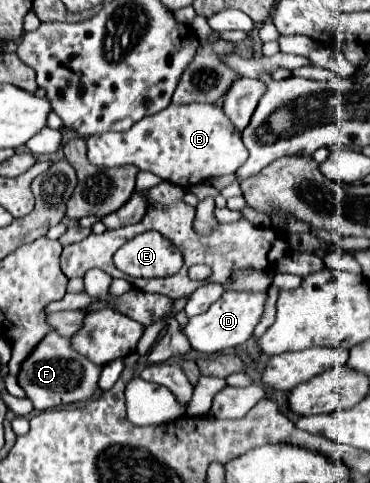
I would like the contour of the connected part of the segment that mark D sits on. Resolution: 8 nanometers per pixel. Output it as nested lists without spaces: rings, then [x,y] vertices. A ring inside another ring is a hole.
[[[225,290],[223,296],[205,314],[189,318],[189,324],[185,326],[185,336],[189,338],[191,348],[195,348],[197,352],[203,352],[205,356],[211,356],[215,352],[241,346],[253,336],[253,330],[263,316],[265,302],[267,302],[267,290],[265,292]]]

